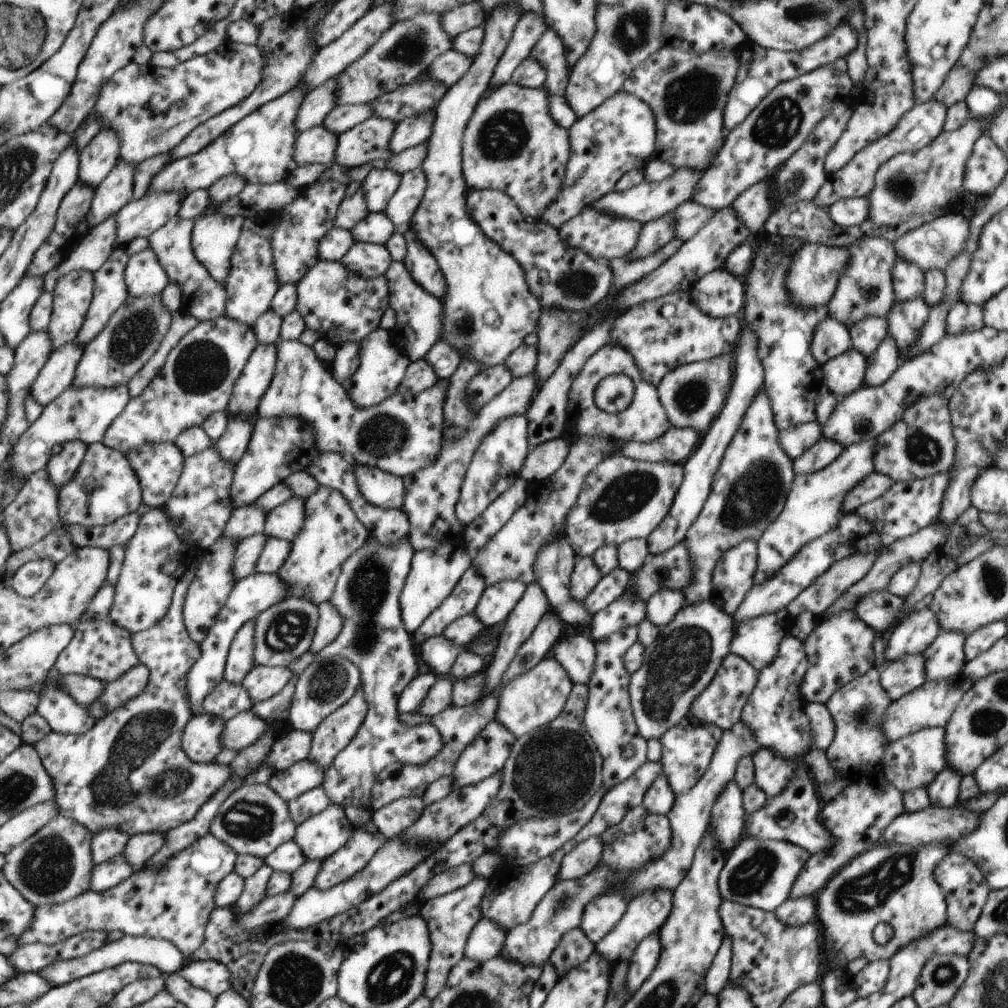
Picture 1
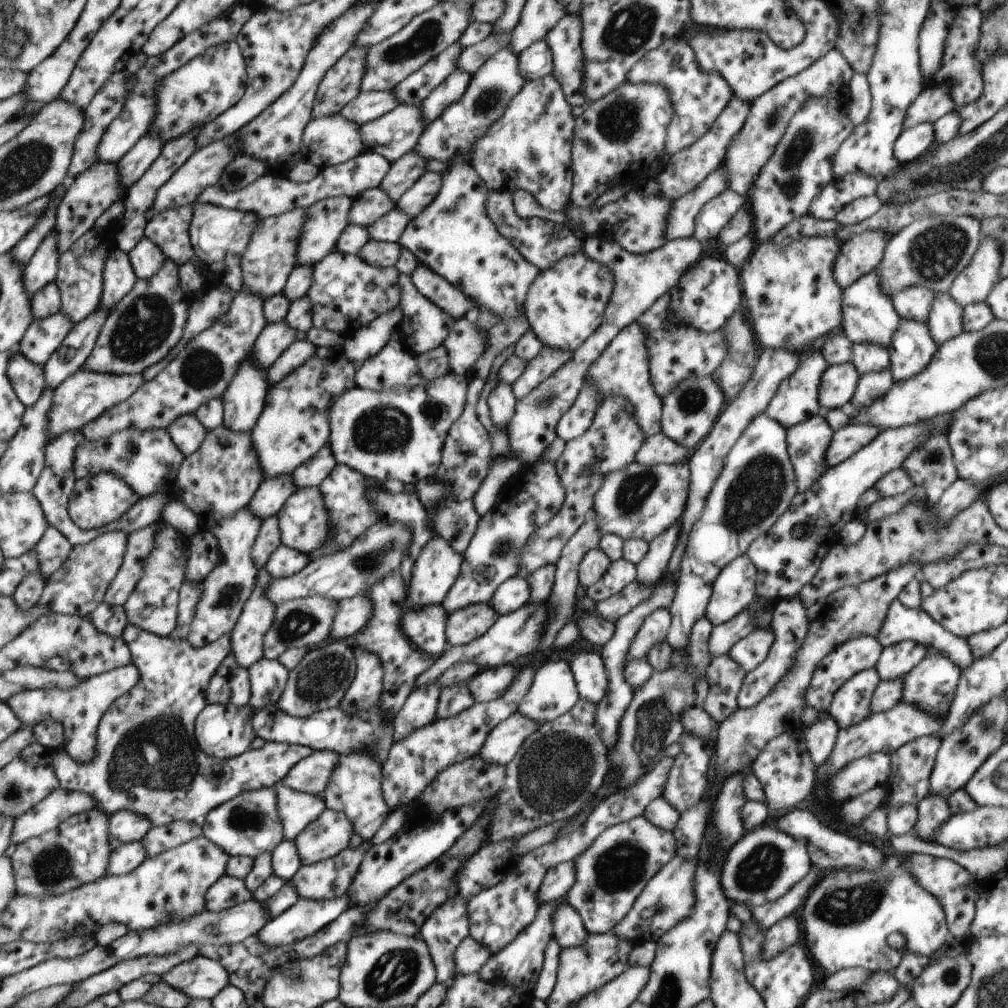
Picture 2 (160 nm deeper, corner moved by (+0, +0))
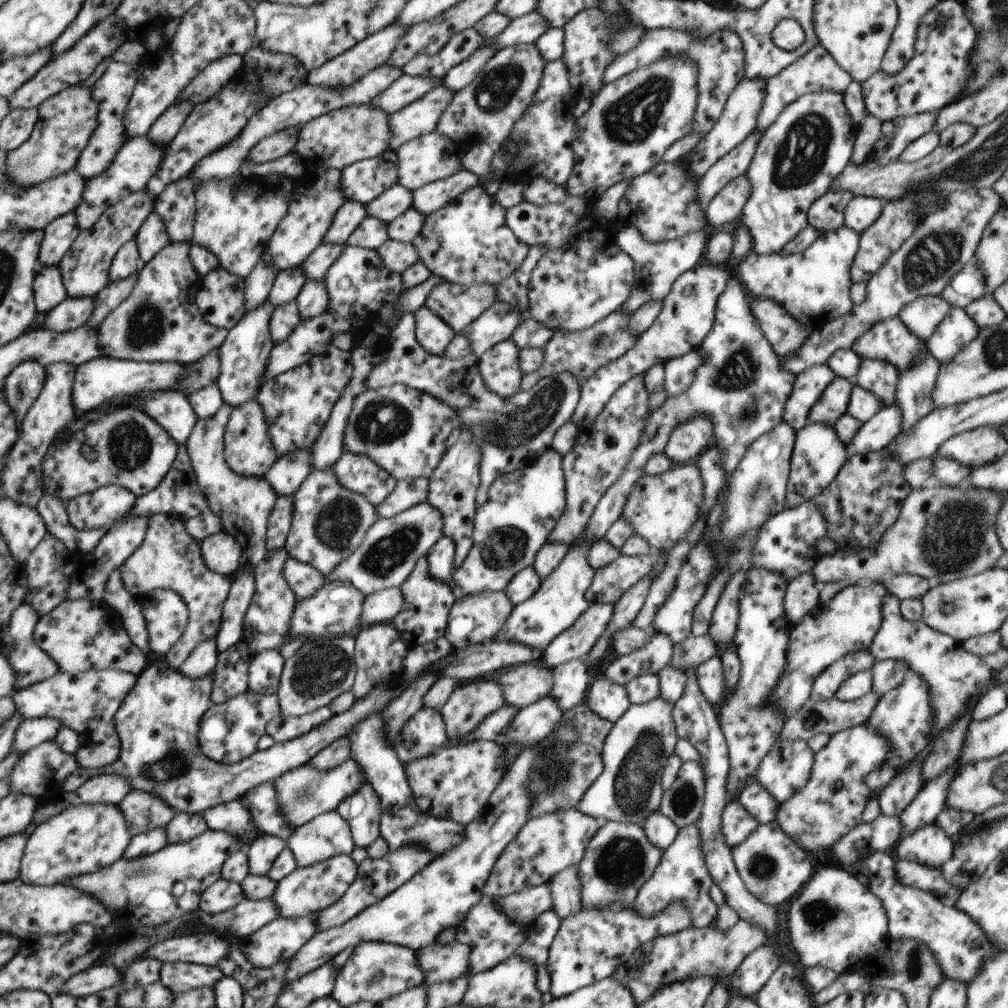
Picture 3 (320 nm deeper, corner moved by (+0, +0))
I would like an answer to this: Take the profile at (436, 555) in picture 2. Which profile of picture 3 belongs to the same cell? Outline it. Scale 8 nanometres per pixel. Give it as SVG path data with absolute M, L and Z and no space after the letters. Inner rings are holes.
M442 536L435 542L426 554L424 560L429 566L429 573L439 581L450 582L454 572L455 542L449 536Z

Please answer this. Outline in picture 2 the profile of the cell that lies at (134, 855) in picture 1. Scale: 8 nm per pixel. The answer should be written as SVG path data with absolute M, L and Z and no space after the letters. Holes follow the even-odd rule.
M174 821L167 825L152 827L141 841L147 850L147 856L155 857L202 834L203 827L194 821Z

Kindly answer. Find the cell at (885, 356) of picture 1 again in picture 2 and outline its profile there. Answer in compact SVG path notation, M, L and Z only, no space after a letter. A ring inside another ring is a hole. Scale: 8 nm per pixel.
M890 370L861 376L850 407L858 411L869 407L875 400L884 398L894 384Z

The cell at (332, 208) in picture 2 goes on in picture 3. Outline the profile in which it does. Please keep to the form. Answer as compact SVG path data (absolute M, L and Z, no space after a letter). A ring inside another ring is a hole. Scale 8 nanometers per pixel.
M347 200L335 214L333 223L324 235L323 243L346 244L350 235L367 216L365 204L360 201Z

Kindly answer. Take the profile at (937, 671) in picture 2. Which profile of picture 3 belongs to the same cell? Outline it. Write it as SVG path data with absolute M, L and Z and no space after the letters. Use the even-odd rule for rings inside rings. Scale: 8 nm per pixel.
M908 671L900 686L878 699L877 705L872 709L865 724L889 738L891 749L885 756L884 764L898 770L919 754L929 739L933 723L932 713L929 703L929 686L914 671Z

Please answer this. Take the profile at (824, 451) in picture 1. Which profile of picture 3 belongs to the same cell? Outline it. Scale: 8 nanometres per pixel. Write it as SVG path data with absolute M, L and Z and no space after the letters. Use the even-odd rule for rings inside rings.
M894 404L882 408L857 430L852 442L846 445L847 458L886 449L902 432L902 411Z

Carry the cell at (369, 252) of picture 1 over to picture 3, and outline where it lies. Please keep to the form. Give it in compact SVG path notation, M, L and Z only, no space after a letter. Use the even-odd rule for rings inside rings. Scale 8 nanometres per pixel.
M389 238L376 250L386 268L398 274L402 274L408 267L419 261L418 251L412 243L395 241Z

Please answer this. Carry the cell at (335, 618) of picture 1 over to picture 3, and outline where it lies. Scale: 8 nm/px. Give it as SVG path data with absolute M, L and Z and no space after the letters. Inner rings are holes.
M400 587L382 589L365 596L361 614L361 626L376 623L391 623L402 610L404 595Z

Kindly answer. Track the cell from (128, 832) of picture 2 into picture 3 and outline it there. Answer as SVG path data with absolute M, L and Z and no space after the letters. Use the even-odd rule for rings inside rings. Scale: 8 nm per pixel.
M132 789L118 806L129 822L132 836L165 827L178 814L156 793L138 789Z

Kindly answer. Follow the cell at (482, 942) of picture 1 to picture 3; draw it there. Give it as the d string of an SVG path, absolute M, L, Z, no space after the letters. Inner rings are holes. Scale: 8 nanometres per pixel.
M454 940L452 942L432 943L430 946L424 947L417 951L417 963L425 976L425 984L438 984L456 980L460 977L469 977L469 956L471 948L464 943Z

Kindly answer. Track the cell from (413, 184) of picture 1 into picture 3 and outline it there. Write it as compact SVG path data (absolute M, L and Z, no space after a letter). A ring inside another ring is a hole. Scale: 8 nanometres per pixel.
M466 170L455 172L448 178L413 190L412 207L422 214L432 214L479 184L480 179L476 174Z

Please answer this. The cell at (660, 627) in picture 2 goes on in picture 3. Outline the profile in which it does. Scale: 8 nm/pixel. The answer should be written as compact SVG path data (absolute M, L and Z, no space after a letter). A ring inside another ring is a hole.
M654 631L645 647L627 655L619 655L608 668L602 670L602 674L611 683L623 687L640 675L658 675L673 658L674 645L665 634Z

